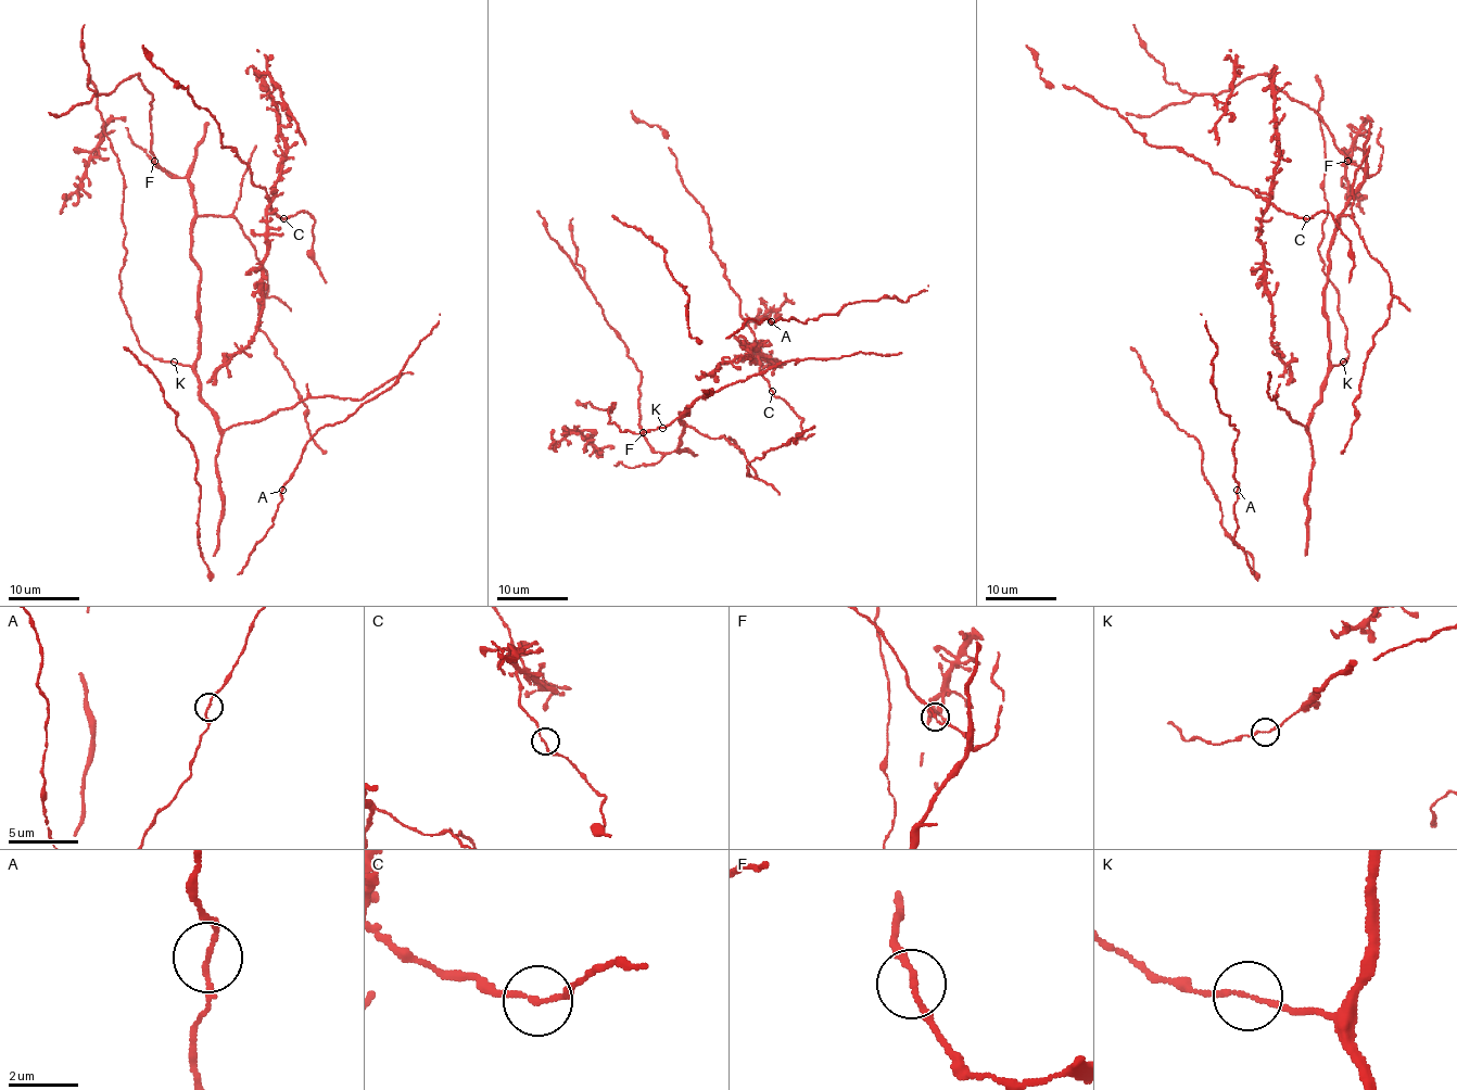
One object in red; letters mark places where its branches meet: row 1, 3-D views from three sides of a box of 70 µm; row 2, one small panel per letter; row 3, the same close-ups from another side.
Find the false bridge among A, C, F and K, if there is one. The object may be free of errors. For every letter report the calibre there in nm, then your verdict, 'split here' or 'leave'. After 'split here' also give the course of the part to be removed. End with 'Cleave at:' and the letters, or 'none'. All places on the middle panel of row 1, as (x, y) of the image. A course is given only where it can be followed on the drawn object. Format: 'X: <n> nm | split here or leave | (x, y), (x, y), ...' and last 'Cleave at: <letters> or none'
A: 130 nm | leave
C: 140 nm | leave
F: 160 nm | leave
K: 130 nm | leave
Cleave at: none

